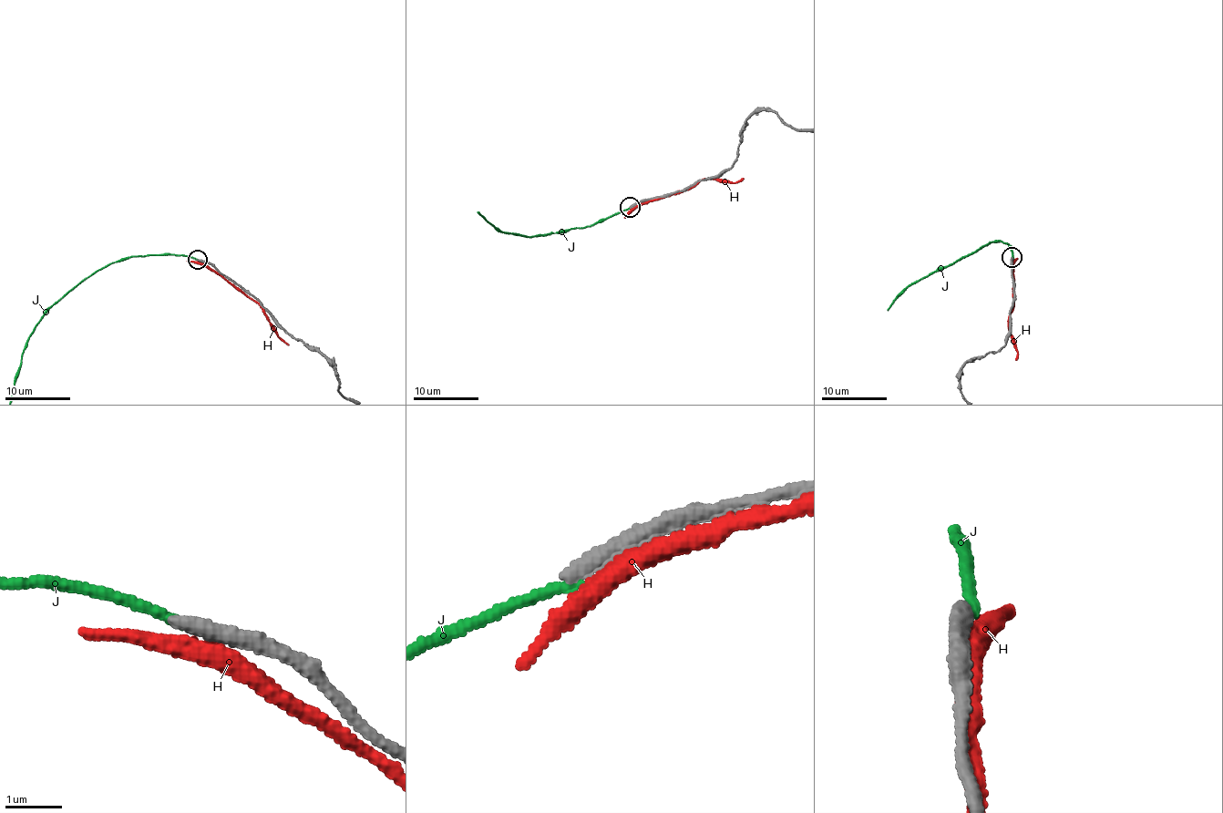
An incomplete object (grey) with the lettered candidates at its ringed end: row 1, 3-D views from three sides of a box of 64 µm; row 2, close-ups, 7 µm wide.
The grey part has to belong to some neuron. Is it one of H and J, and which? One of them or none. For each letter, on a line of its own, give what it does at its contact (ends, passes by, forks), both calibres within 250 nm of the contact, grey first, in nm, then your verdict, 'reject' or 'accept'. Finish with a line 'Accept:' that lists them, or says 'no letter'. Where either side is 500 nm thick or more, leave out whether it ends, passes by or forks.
H: it passes by | 400/360 nm | reject
J: it ends | 320/160 nm | reject
Accept: no letter

